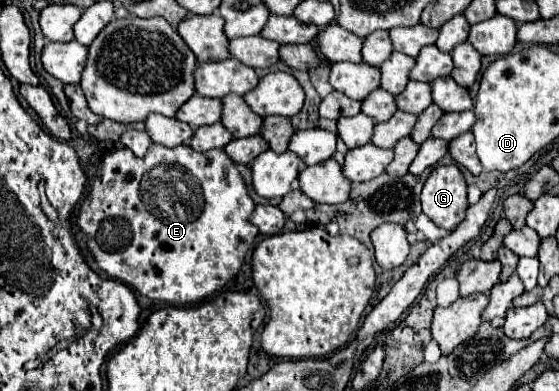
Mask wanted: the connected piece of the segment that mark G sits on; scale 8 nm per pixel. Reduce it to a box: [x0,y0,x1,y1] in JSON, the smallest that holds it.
[421,165,467,231]

